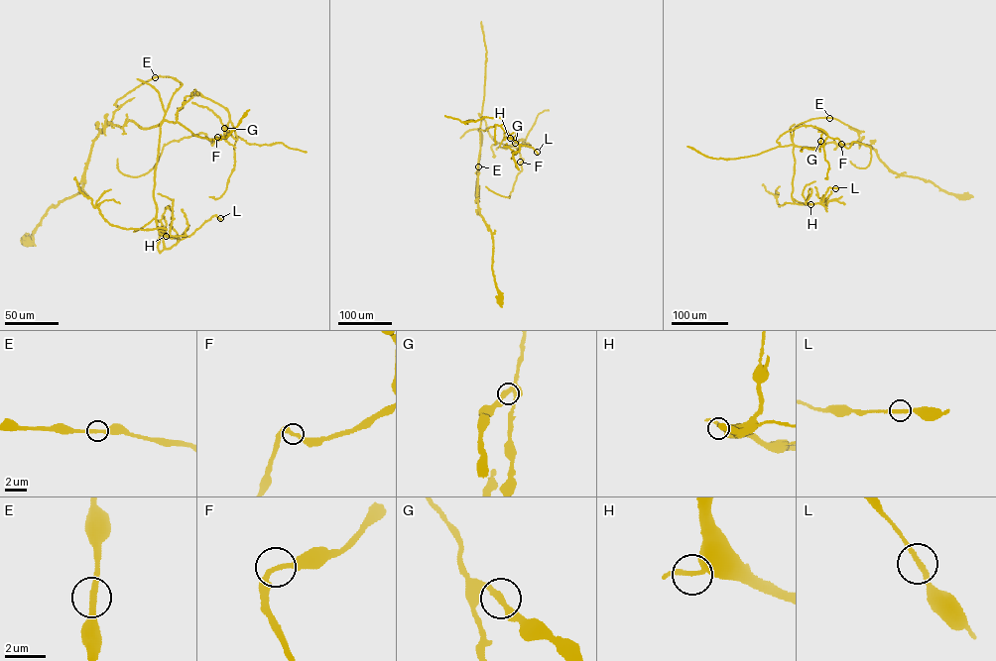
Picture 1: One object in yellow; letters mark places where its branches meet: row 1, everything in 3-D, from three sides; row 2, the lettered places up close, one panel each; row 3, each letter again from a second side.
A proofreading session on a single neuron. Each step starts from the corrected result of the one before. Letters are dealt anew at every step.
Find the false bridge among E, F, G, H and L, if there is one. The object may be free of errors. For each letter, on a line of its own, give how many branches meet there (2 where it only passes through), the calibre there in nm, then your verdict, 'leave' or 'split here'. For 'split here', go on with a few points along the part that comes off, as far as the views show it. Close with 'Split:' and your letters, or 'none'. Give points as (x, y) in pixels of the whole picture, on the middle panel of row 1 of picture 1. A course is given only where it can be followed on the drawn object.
E: 2 branches meet; 260 nm thick; leave
F: 2 branches meet; 240 nm thick; leave
G: 2 branches meet; 280 nm thick; leave
H: 2 branches meet; 280 nm thick; leave
L: 2 branches meet; 240 nm thick; leave
Split: none

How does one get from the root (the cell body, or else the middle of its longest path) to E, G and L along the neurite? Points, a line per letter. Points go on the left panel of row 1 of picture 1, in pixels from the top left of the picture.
E: (27, 241), (49, 208), (82, 189), (91, 145), (107, 124), (162, 123), (182, 84), (155, 77)
G: (27, 241), (82, 189), (107, 124), (176, 122), (194, 90), (225, 107), (236, 140), (224, 128)
L: (27, 241), (49, 208), (82, 189), (99, 132), (130, 120), (162, 123), (160, 233), (181, 240), (220, 218)

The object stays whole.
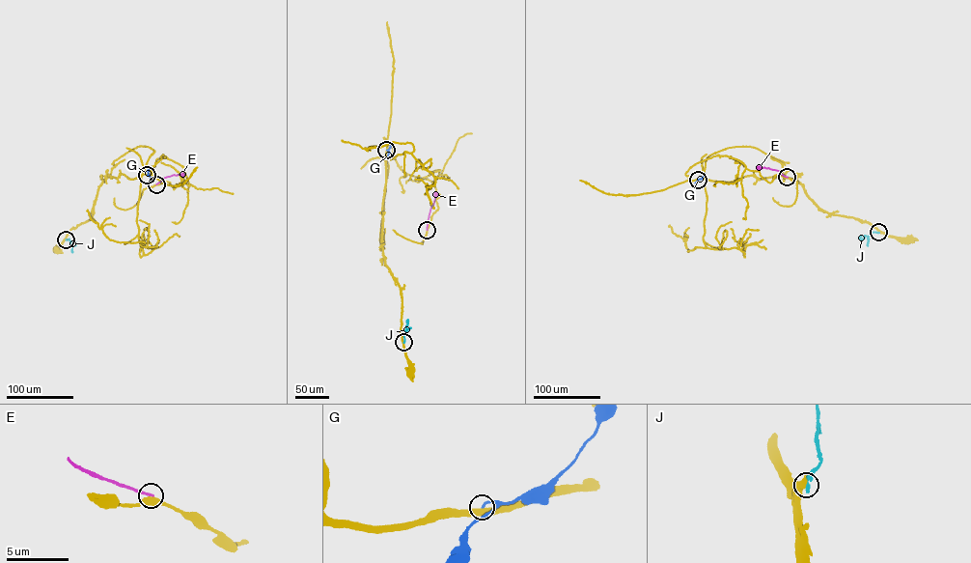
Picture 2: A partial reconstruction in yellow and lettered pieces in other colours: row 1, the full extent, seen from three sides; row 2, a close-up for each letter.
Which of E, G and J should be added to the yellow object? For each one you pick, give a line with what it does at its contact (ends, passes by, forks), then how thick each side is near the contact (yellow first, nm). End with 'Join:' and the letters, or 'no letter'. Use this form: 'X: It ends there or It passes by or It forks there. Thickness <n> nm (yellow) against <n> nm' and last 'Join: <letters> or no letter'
Join: no letter

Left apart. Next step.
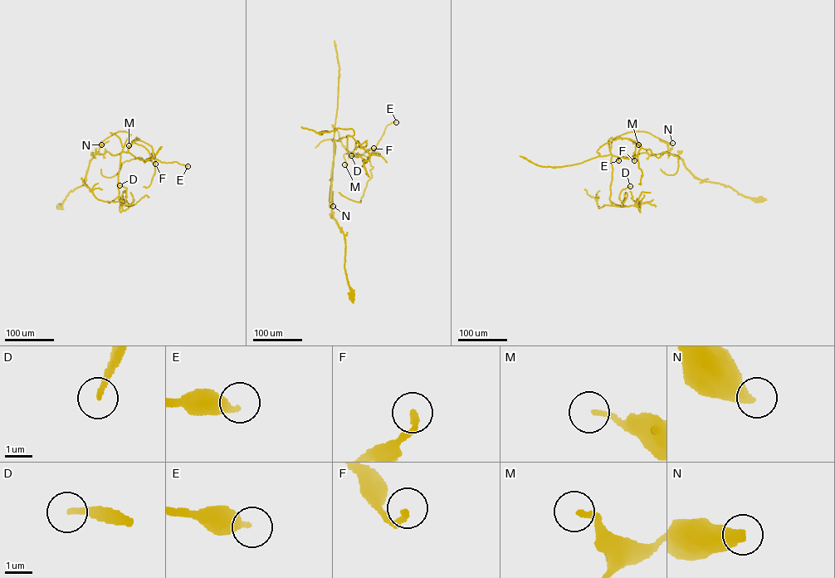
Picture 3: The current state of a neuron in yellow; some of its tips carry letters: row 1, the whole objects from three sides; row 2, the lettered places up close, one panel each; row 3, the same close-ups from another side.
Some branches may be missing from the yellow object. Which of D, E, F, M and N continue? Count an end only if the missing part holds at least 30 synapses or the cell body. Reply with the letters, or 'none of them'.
none of them

